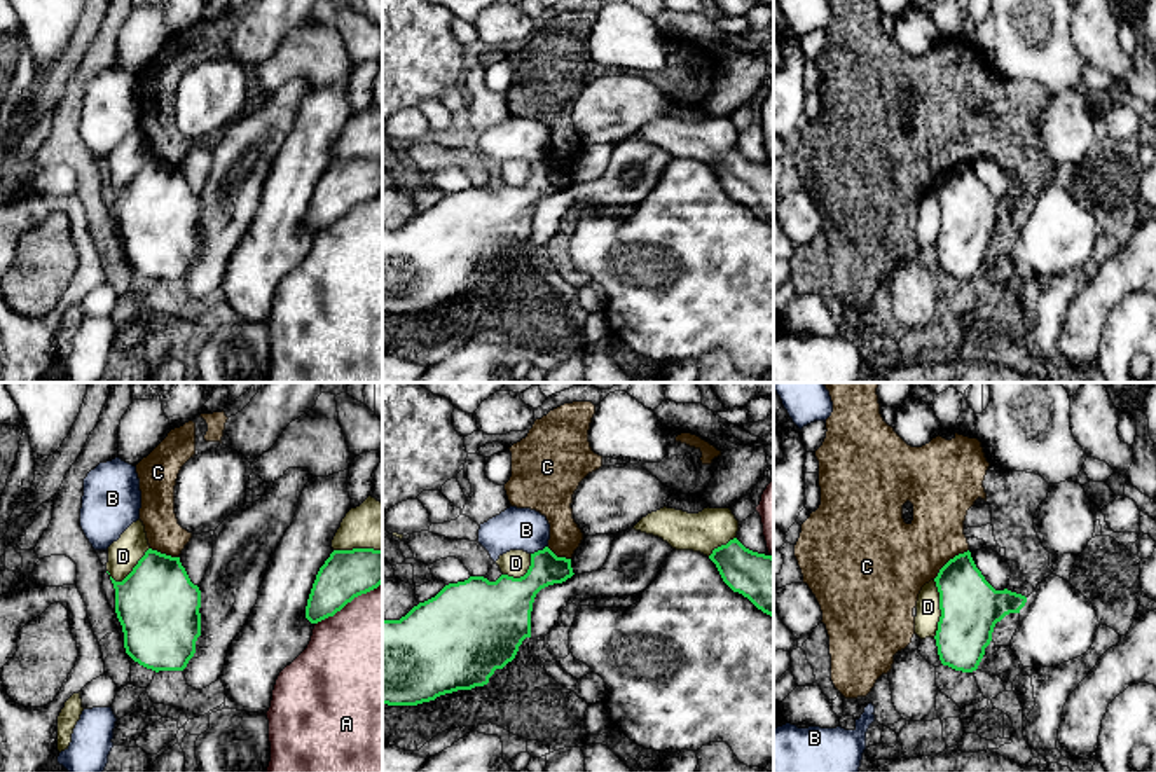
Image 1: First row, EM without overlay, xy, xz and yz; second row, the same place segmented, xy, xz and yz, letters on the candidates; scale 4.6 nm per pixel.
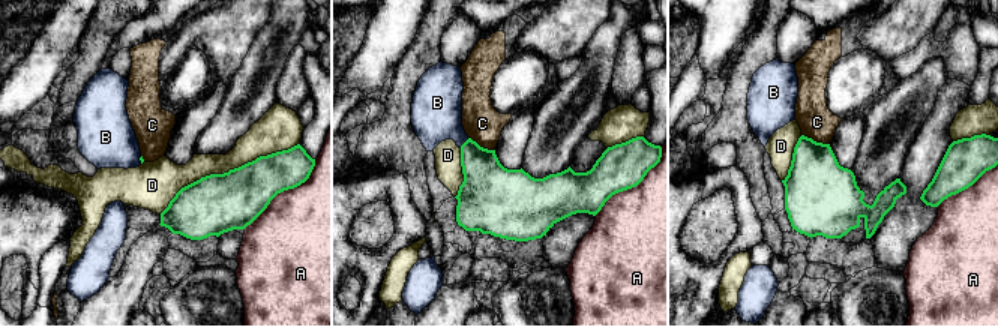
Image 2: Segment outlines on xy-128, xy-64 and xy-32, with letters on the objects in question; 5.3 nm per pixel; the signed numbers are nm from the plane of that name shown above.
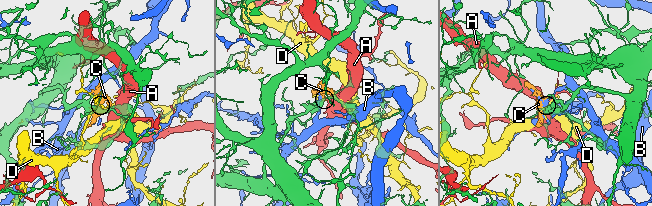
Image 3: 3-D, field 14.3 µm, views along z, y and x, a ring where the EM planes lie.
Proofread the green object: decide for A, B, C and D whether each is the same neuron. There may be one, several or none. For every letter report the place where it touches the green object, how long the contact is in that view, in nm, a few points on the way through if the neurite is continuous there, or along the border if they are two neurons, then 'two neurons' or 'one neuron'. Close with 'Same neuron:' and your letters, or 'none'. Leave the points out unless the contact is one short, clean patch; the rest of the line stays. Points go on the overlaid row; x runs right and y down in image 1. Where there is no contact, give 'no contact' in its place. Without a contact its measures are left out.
A: contact xy (348, 601); length 360 nm; two neurons
B: contact xz (538, 551); length 90 nm; two neurons
C: contact yz (949, 561); length 220 nm; border yz (968, 549), (956, 554), (933, 578); two neurons
D: contact yz (940, 608); length 260 nm; two neurons
Same neuron: none

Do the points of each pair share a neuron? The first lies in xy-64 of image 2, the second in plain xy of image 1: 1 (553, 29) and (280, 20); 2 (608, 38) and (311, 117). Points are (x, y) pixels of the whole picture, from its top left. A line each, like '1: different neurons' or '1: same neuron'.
1: same neuron
2: different neurons

